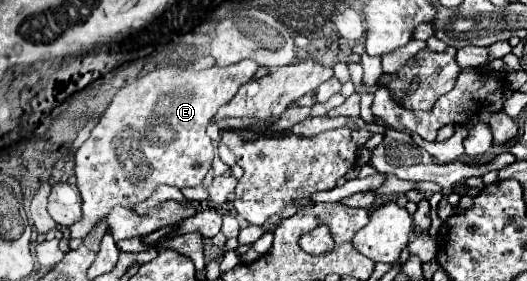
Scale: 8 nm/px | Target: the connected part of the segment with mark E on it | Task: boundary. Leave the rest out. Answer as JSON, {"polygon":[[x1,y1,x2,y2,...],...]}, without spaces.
{"polygon":[[249,59,205,71,155,69,117,91,89,139,75,153,75,177,83,197,83,215,73,223,71,237,87,237,97,221,115,205,131,207,145,201,161,183,197,187,213,161,213,143,205,129,217,109,229,103,241,85,253,79,259,65]]}

